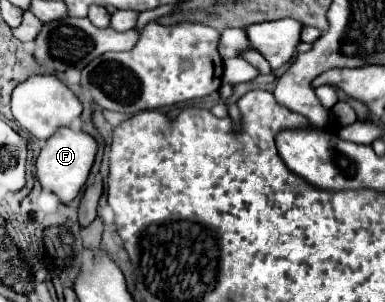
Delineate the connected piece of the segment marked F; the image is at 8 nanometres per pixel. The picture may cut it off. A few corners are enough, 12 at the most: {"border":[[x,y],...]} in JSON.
{"border":[[63,126],[35,162],[41,186],[71,202],[85,186],[97,140]]}

